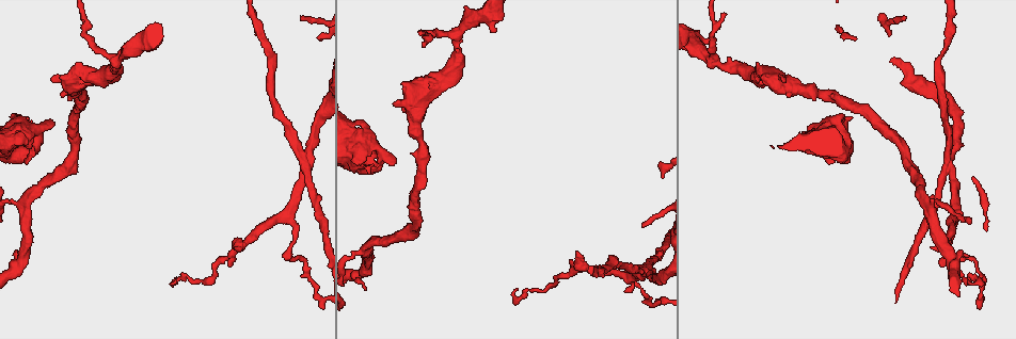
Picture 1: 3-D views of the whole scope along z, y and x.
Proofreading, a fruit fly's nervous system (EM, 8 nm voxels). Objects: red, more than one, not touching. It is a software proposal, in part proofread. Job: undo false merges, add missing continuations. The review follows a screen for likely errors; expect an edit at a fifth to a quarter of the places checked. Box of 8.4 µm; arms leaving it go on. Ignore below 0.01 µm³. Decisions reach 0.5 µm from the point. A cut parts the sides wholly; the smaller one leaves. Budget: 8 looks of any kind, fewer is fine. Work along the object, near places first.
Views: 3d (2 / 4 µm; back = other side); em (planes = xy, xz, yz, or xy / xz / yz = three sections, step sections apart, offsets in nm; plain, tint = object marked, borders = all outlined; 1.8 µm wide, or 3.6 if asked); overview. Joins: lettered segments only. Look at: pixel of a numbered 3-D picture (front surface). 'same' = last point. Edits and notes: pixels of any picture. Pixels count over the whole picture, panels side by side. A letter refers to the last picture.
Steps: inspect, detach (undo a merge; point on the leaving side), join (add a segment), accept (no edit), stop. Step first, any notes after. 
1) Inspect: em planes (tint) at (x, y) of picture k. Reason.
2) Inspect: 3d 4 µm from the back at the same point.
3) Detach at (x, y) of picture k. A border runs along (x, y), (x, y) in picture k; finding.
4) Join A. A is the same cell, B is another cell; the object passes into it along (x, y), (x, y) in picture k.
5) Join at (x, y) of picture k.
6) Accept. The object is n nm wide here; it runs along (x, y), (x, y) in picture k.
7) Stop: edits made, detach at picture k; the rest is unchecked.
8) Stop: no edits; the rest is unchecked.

Inspect: 3d 4 µm at (377, 145) of picture 1. An open end.

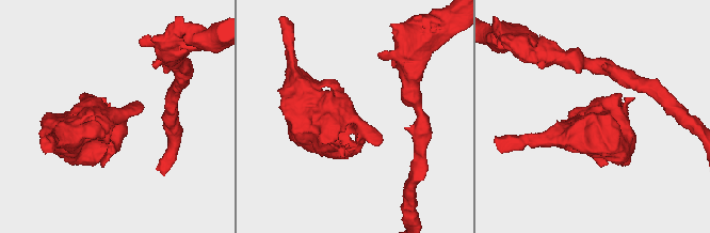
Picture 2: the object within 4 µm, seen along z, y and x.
Inspect: em 3.6 µm planes (tint) at (116, 125) of picture 2.

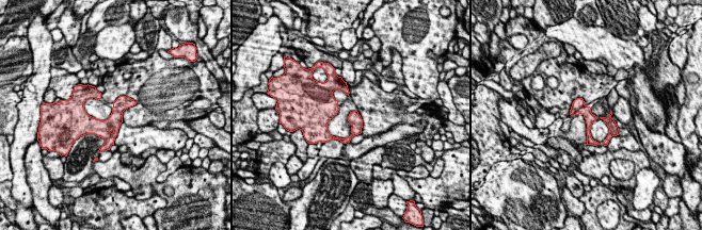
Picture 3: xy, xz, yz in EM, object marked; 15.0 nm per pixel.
Inspect: em 3.6 µm planes (borders) at the same point.

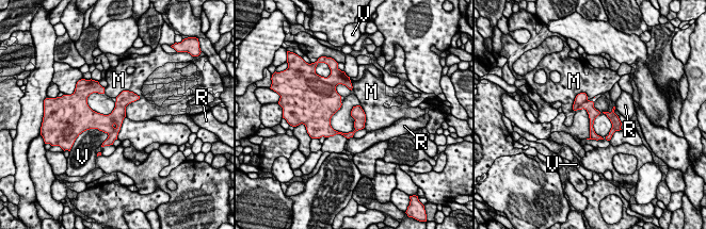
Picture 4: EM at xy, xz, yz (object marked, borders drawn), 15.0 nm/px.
Accept. M, R and V are other cells; no lettered segment goes on from it.

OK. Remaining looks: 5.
Inspect: em yz step 8 (borders) at (421, 78) of picture 1. Free end.

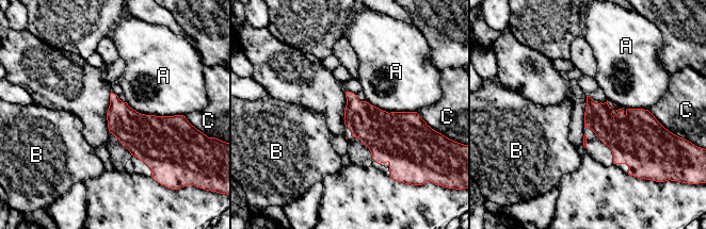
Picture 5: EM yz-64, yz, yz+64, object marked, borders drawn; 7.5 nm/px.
Inspect: em planes (borders) at the same point. Cut it another way.

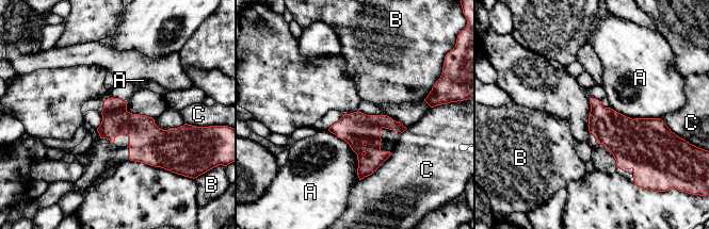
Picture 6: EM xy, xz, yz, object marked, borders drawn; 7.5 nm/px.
Accept. The object is 220 nm wide here; A, B and C are other cells; a border runs along (328, 130), (356, 154), (359, 179) in picture 6; no lettered segment goes on from it.

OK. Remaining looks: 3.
Inspect: em planes (tint) at (214, 268) of picture 1. Calibre changes.

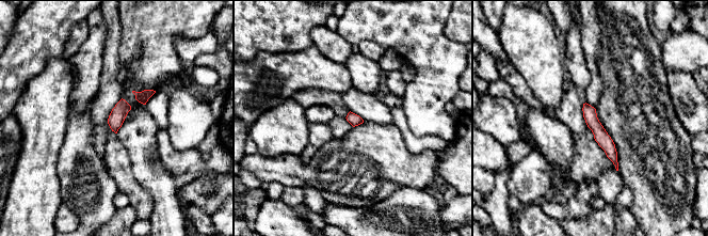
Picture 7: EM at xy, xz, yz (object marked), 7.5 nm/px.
Inspect: em planes (borders) at the same point.

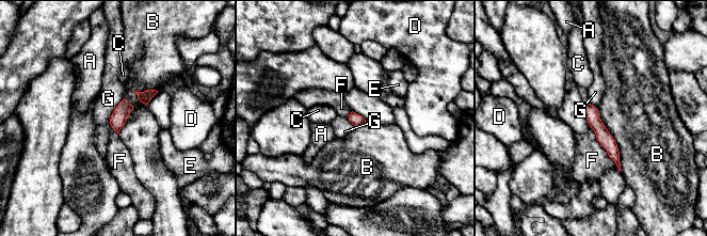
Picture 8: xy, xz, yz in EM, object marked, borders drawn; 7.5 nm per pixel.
Accept. A, B, C, D, E, F and G are other cells; a border runs along (124, 98), (114, 109), (110, 125) in picture 8; all the same cell.

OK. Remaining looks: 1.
Stop: no edits; the rest is unchecked.

